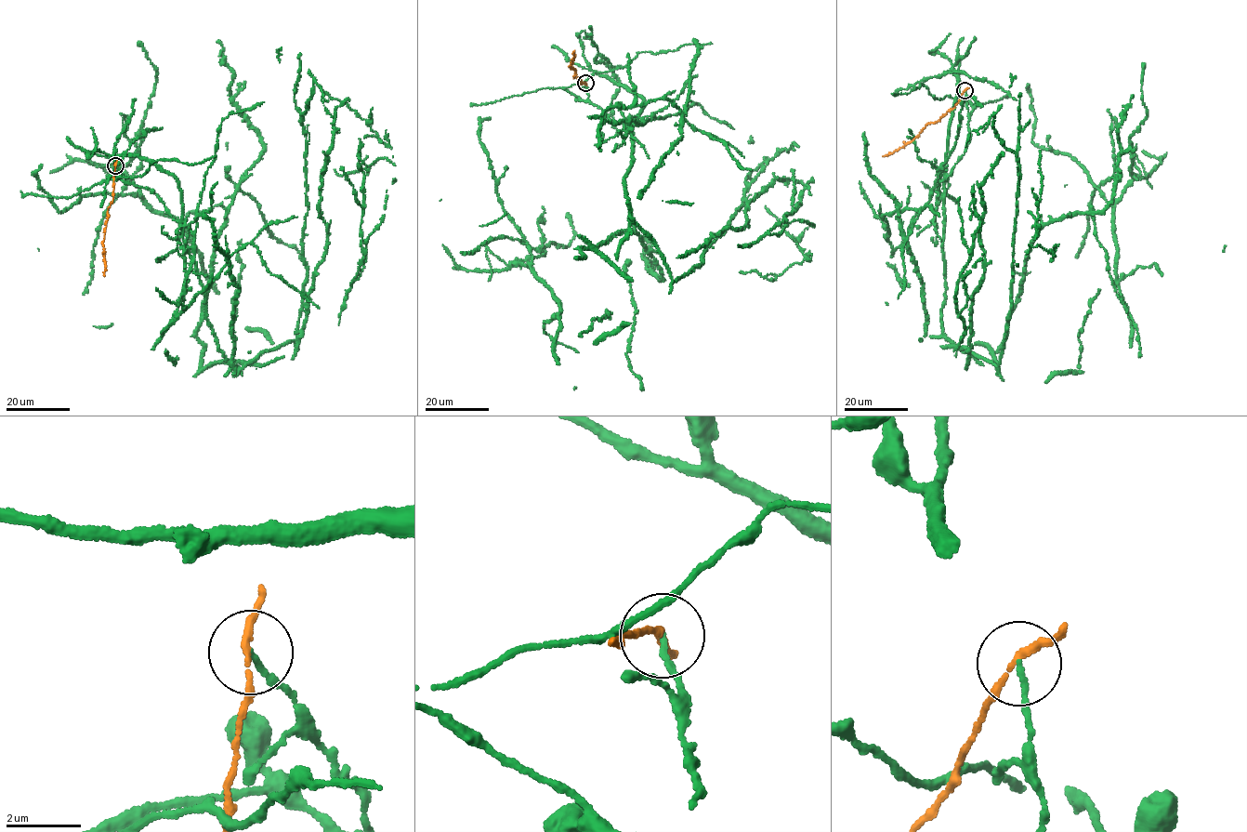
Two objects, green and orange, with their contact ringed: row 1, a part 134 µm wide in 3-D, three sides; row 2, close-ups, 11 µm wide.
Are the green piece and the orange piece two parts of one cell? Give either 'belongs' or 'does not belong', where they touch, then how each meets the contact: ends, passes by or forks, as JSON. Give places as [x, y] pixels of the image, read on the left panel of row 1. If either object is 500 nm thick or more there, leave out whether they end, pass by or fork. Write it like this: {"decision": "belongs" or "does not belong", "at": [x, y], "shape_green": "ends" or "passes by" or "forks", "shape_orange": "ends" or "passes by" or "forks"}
{"decision": "does not belong", "at": [115, 165], "shape_green": "ends", "shape_orange": "passes by"}

